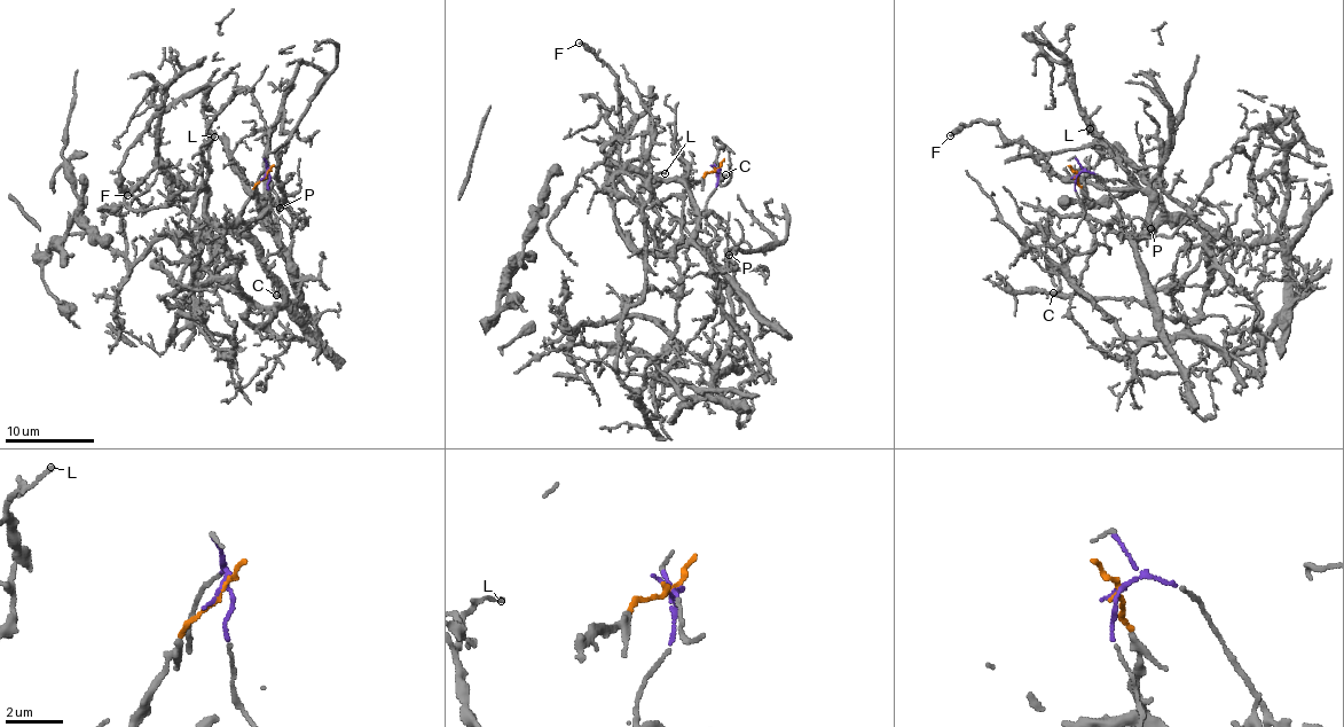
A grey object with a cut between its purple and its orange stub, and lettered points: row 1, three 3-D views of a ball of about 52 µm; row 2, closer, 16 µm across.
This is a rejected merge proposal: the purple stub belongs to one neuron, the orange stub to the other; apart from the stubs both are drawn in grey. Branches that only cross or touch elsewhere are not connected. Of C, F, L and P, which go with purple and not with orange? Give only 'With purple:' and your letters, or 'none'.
With purple: C

